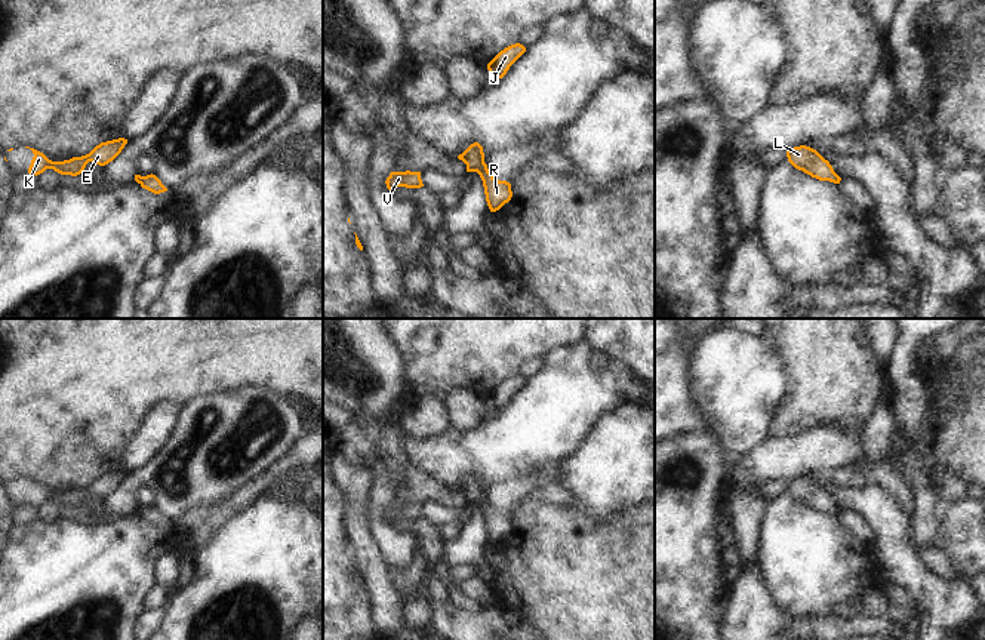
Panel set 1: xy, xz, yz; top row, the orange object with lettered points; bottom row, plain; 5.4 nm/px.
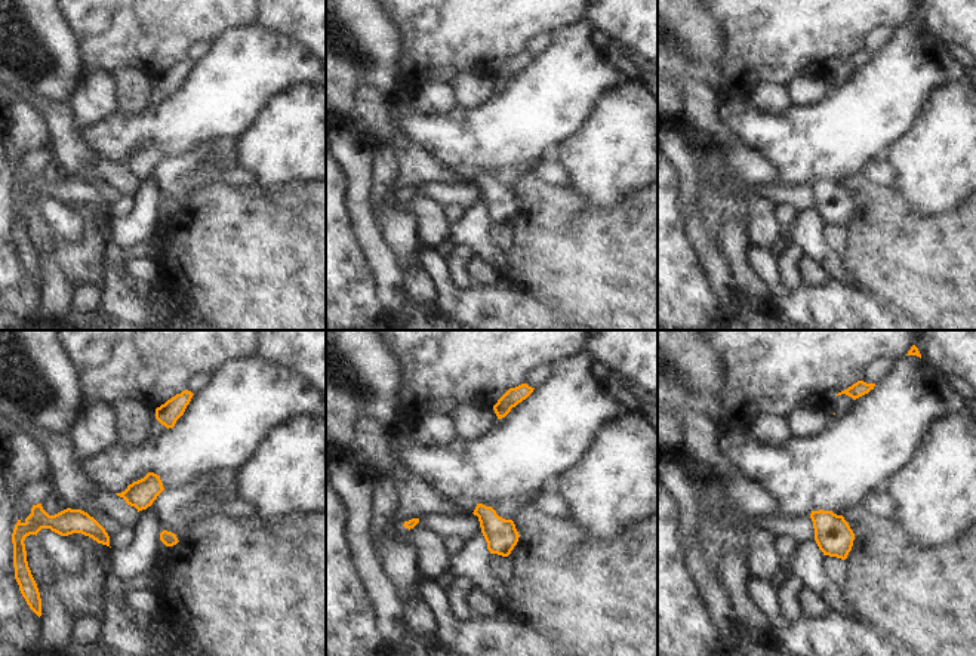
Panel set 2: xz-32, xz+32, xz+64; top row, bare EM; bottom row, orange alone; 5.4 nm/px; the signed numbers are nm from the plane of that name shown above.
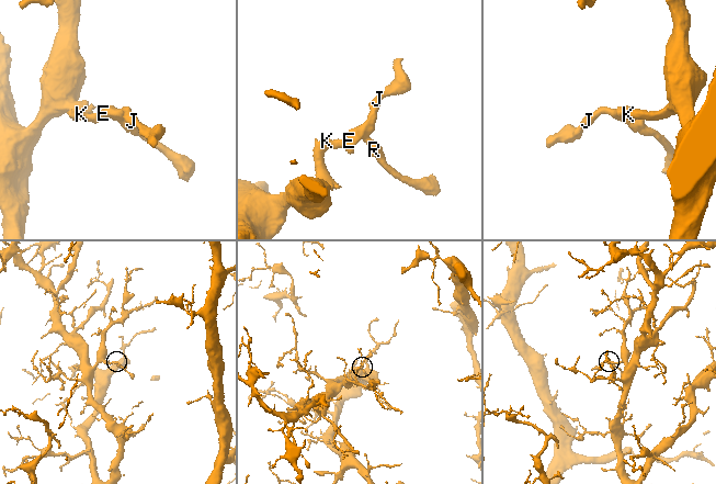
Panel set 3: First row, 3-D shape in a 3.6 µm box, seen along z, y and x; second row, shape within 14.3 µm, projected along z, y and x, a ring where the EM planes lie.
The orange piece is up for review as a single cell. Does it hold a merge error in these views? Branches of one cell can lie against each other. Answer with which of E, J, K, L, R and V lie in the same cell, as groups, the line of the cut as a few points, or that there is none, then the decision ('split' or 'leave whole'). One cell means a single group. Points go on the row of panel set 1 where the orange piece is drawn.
E J K L R V; no cut; leave whole

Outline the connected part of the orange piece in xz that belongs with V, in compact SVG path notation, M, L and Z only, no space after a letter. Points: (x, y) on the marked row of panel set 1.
M391 172L385 181L388 190L394 190L397 187L406 188L421 188L424 187L421 179L421 172Z

